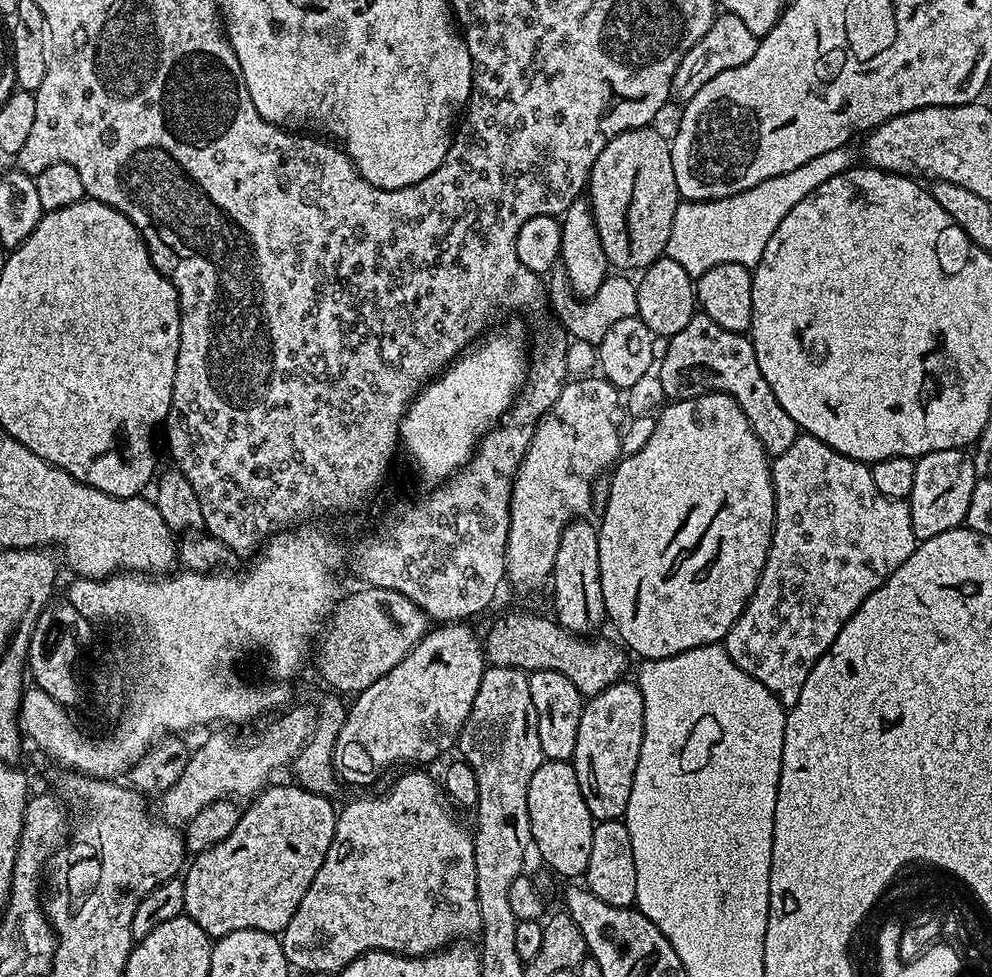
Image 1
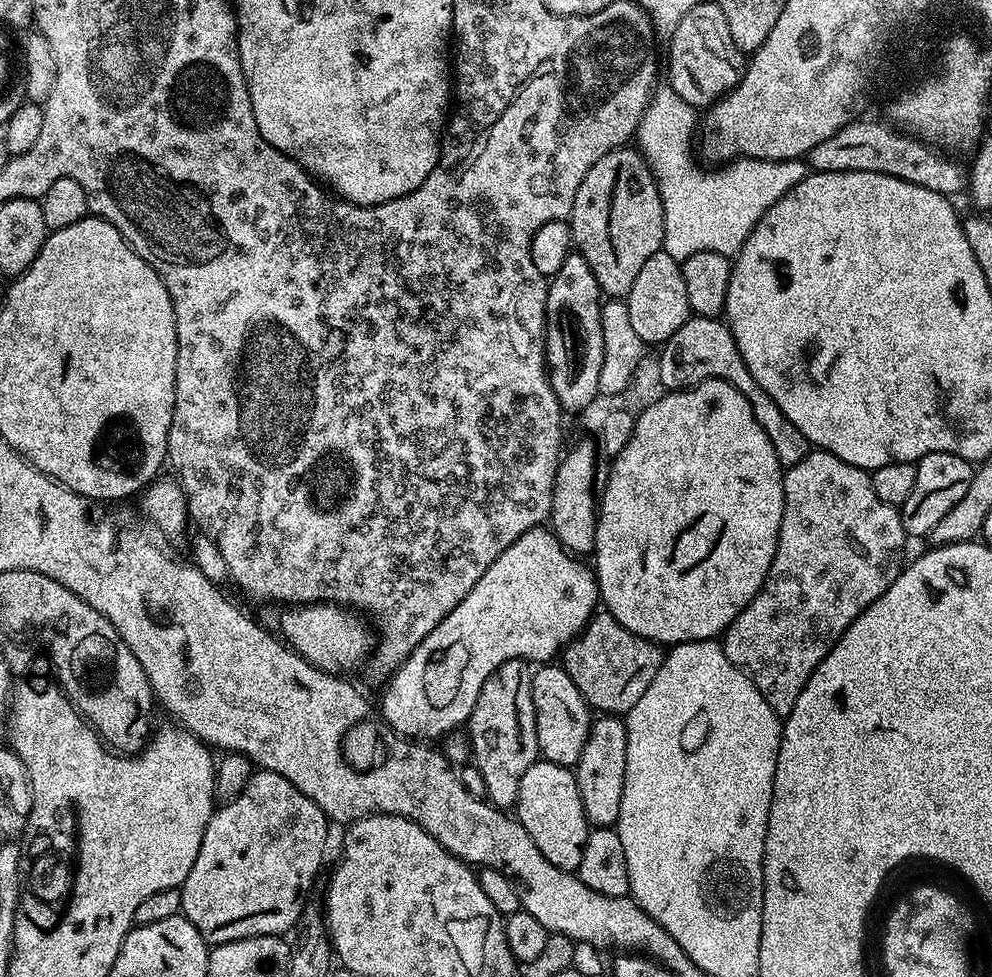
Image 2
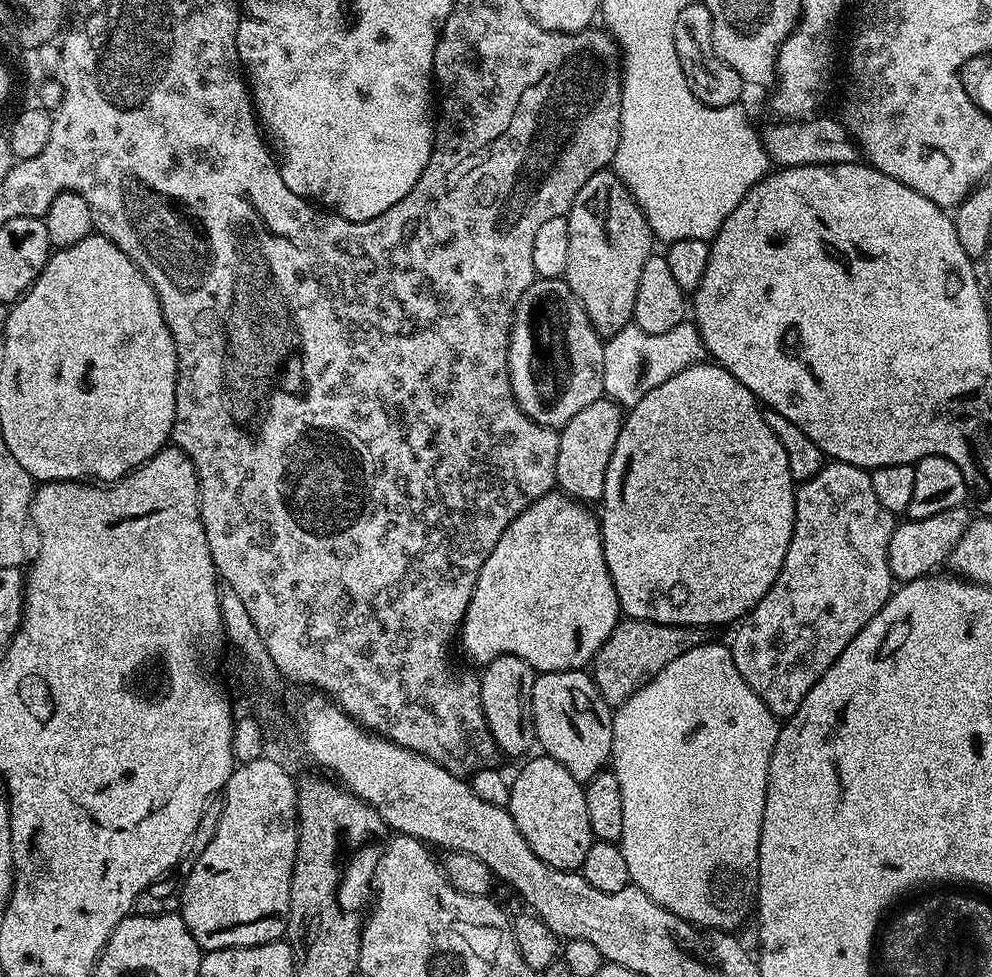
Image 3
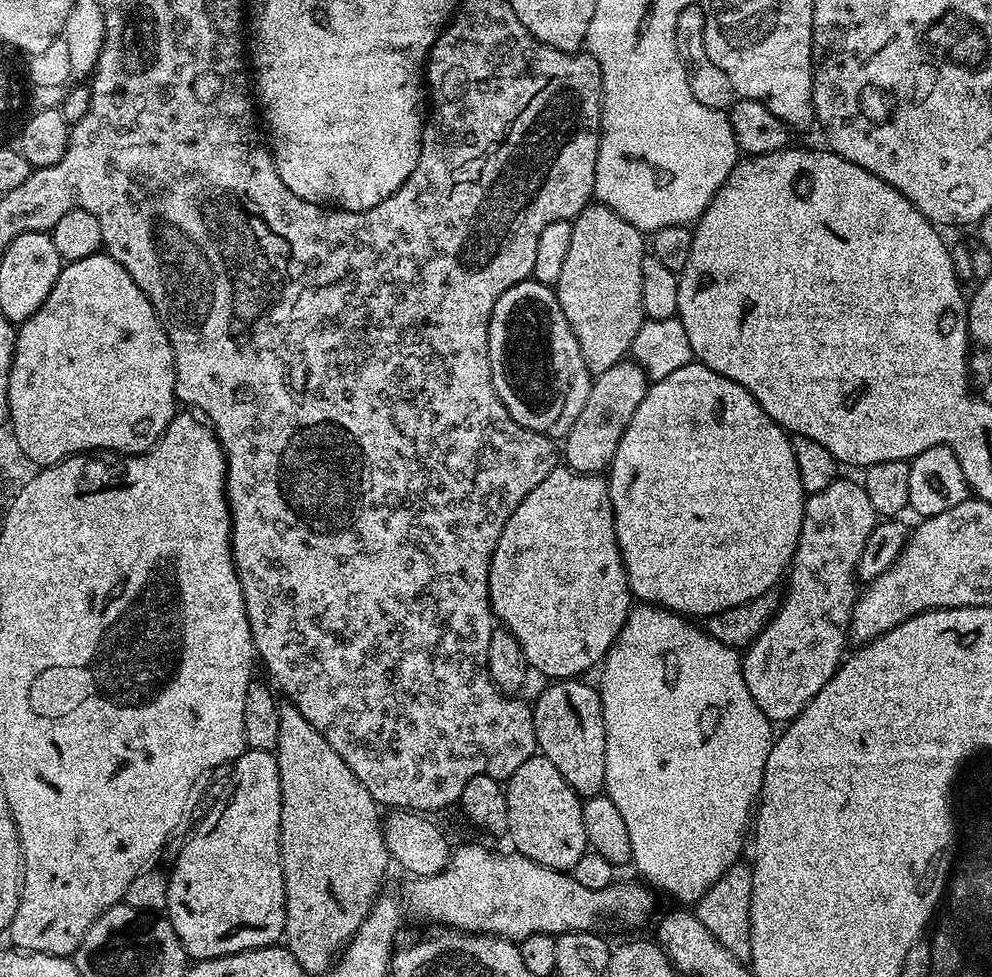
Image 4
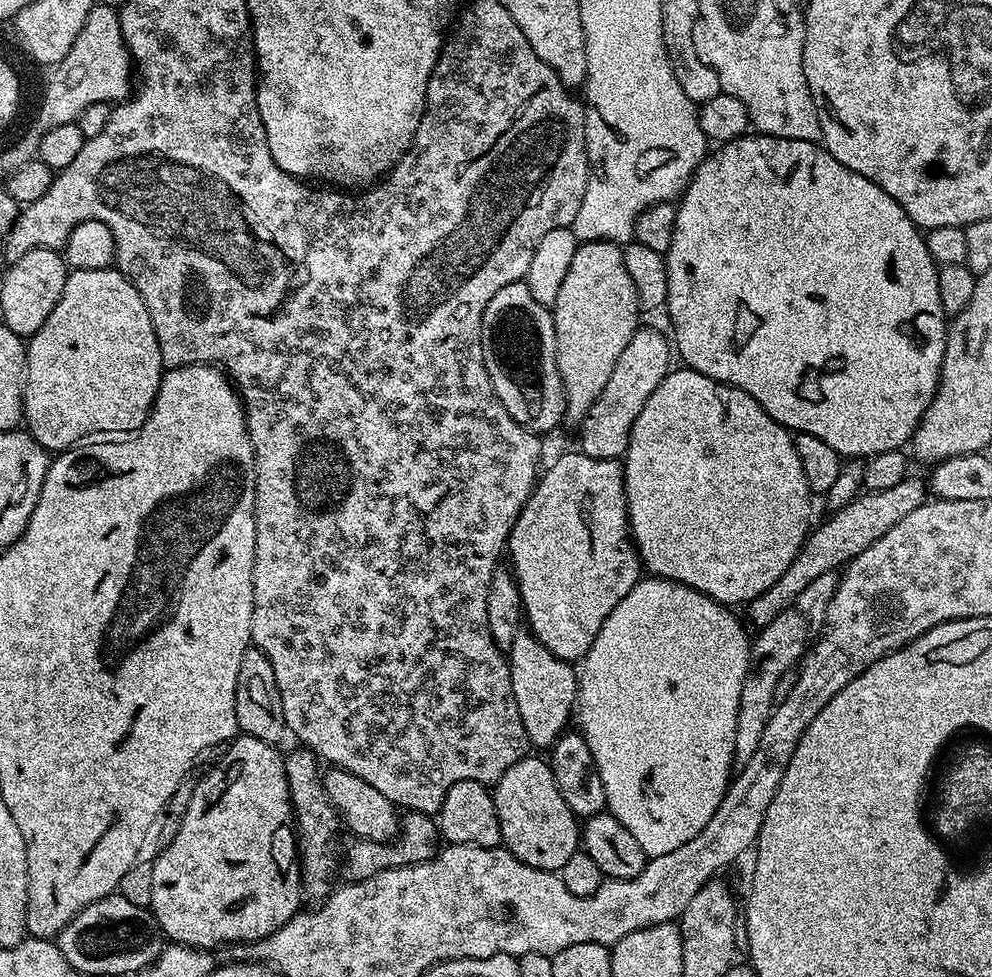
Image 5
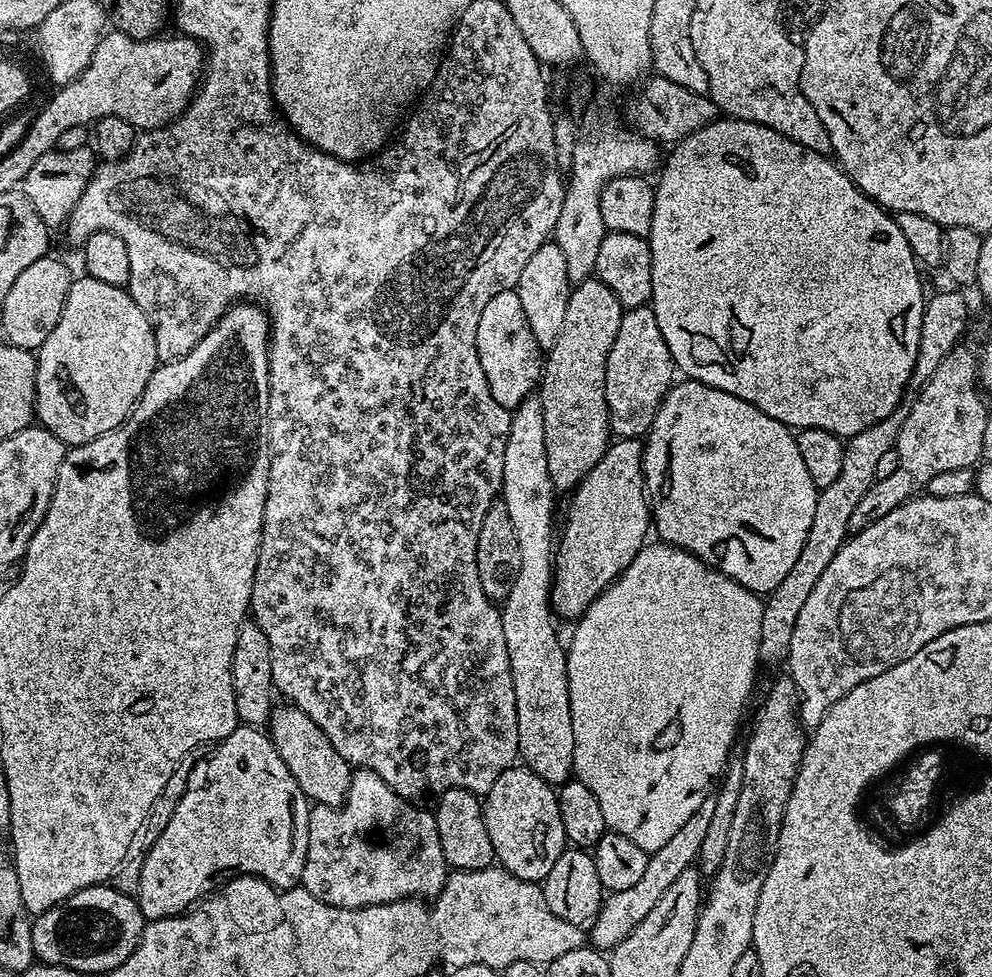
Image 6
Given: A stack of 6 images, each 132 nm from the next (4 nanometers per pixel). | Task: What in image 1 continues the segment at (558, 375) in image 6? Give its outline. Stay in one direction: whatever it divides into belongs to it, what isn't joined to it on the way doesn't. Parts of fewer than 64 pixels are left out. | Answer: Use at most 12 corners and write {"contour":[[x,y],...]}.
{"contour":[[656,126],[606,142],[586,199],[616,270],[667,253],[682,203]]}

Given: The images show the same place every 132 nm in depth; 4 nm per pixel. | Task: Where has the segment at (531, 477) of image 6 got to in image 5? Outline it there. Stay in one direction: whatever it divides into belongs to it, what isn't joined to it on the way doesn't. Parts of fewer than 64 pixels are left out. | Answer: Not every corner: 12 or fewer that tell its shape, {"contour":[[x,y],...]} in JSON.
{"contour":[[527,630],[506,652],[533,749],[551,749],[578,704],[577,669]]}

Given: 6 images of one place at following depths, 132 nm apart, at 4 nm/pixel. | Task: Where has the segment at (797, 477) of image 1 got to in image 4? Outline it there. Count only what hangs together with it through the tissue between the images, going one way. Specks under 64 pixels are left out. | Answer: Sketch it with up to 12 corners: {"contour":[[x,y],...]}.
{"contour":[[863,483],[805,499],[780,606],[742,656],[784,726],[850,640],[878,517]]}

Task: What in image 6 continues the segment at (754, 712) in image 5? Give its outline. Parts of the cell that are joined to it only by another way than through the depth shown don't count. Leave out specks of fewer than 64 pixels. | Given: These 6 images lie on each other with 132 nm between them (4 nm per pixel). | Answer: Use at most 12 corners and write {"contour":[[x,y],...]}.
{"contour":[[709,794],[630,890],[605,895],[591,947],[616,948],[682,870],[714,818]]}

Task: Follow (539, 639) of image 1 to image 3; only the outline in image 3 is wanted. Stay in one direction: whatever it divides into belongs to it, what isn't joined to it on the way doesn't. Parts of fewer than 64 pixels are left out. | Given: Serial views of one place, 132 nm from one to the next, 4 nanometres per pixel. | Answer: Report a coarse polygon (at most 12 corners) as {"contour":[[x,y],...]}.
{"contour":[[621,619],[590,675],[610,706],[627,702],[708,628]]}

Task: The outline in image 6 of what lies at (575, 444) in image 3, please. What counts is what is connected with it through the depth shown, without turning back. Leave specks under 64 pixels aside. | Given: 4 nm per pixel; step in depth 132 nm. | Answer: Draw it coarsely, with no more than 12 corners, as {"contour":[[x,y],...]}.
{"contour":[[650,306],[627,309],[606,358],[613,437],[647,437],[674,383]]}

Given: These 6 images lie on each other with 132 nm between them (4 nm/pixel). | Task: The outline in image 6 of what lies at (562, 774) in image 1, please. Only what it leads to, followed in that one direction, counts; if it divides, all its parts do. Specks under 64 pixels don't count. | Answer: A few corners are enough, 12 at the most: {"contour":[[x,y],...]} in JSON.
{"contour":[[506,768],[483,797],[499,867],[542,882],[566,847],[553,785]]}

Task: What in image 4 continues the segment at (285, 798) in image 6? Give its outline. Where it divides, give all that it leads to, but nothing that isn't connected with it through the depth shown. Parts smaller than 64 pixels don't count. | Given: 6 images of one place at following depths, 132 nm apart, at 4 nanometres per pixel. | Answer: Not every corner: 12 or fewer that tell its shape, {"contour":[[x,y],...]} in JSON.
{"contour":[[231,765],[232,793],[168,872],[193,961],[284,934],[280,775]]}

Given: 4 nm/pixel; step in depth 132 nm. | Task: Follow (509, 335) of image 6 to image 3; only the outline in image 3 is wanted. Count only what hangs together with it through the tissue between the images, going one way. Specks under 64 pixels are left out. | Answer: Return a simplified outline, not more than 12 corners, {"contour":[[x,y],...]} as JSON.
{"contour":[[562,278],[520,293],[512,399],[559,430],[605,395],[605,341]]}

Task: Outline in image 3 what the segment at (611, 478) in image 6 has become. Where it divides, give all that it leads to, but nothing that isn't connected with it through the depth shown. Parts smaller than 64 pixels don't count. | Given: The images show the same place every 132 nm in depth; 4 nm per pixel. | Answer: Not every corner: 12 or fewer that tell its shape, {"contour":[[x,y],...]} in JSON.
{"contour":[[545,491],[496,537],[458,644],[591,665],[622,613],[600,521]]}

